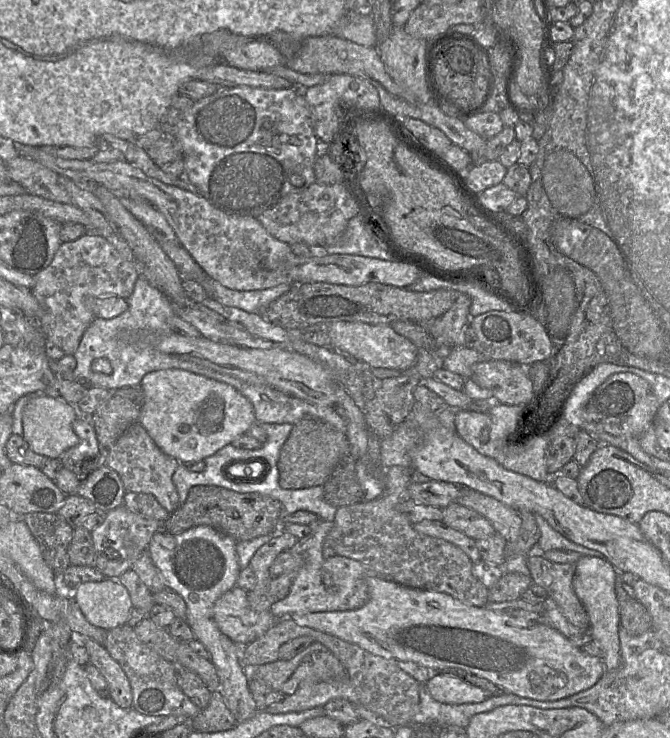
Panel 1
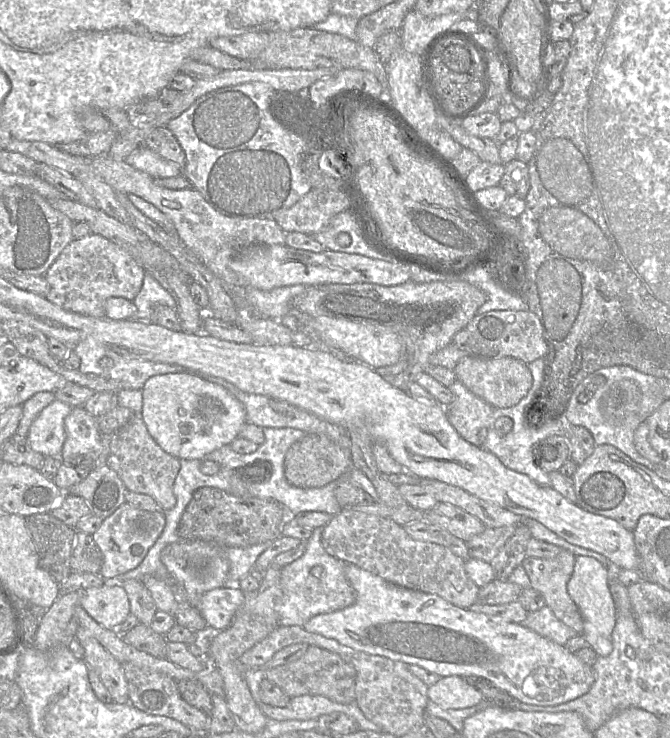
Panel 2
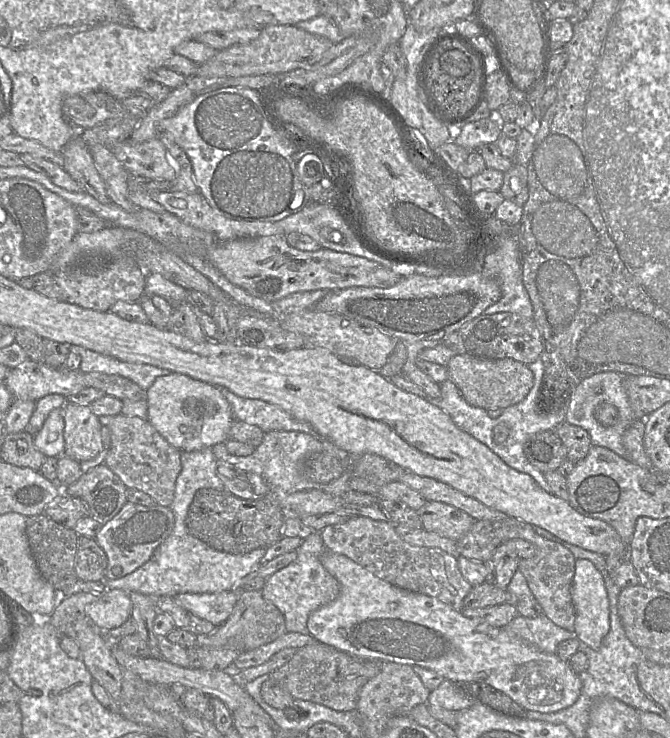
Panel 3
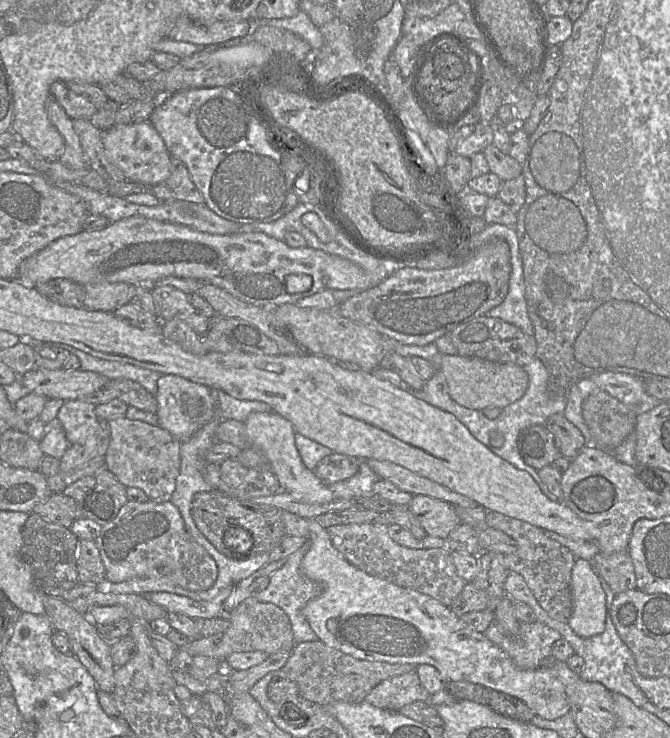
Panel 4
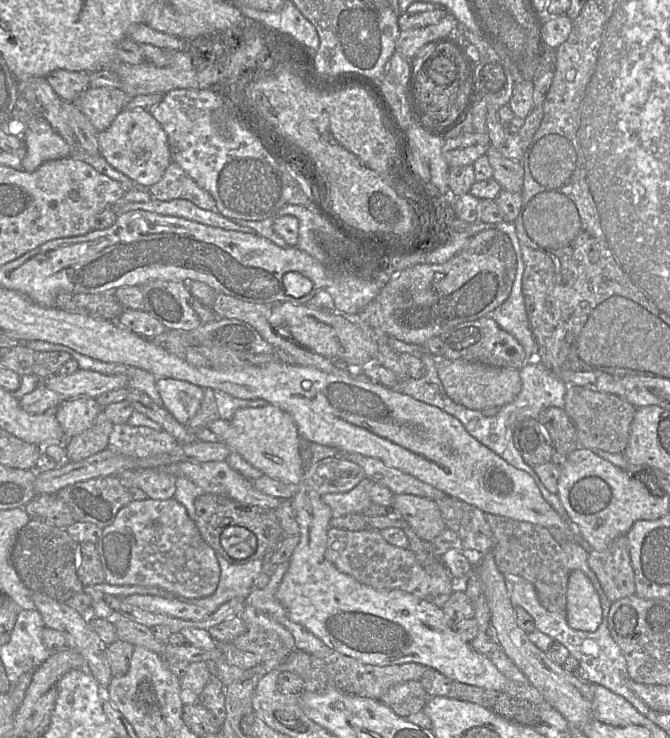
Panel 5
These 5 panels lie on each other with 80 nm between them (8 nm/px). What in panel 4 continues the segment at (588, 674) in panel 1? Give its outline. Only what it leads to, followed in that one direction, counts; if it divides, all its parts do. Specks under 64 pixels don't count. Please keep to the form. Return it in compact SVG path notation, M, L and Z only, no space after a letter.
M307 519L311 546L301 568L305 576L321 585L321 593L303 608L311 629L319 641L359 660L389 664L427 664L435 667L448 682L467 681L490 688L523 701L534 715L555 720L569 712L563 683L548 668L521 669L508 654L483 633L471 629L452 610L434 598L371 576L350 564L331 544L326 528L316 519Z

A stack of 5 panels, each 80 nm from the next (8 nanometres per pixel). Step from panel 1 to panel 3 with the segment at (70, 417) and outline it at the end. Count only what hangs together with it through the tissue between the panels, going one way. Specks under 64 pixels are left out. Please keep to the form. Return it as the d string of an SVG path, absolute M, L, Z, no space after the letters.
M63 408L50 412L42 428L33 436L35 447L46 457L59 457L64 453L64 415Z

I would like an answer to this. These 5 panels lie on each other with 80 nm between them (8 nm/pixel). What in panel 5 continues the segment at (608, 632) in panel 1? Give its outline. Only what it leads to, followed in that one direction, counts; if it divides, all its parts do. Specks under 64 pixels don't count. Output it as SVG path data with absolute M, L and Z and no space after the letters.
M580 570L569 575L566 620L575 630L595 632L602 622L598 593L589 578Z

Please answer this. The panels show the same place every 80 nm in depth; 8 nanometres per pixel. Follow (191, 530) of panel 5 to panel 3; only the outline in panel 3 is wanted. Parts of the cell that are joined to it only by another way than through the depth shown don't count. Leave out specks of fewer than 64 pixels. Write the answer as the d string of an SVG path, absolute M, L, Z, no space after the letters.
M127 501L121 510L97 533L95 540L107 556L105 577L121 578L146 563L154 551L171 534L174 527L174 513L170 507L144 506Z

